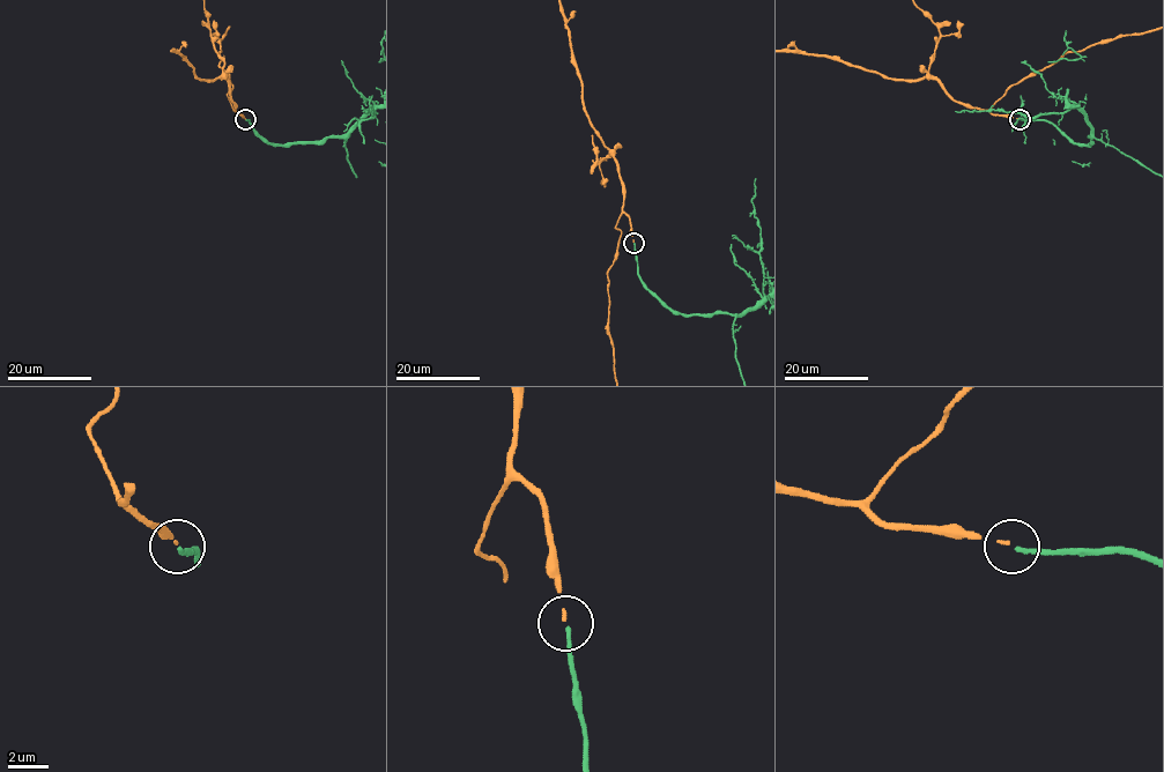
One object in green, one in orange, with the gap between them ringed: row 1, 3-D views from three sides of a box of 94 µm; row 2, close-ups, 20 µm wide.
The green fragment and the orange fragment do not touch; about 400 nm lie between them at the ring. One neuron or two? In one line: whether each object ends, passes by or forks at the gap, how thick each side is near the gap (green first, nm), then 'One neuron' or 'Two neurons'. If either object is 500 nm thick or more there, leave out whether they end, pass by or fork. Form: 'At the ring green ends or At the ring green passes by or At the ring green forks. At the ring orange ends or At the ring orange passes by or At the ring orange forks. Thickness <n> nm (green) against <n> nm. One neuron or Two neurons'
At the ring green ends. At the ring orange ends. Thickness 200 nm (green) against 110 nm. Two neurons

